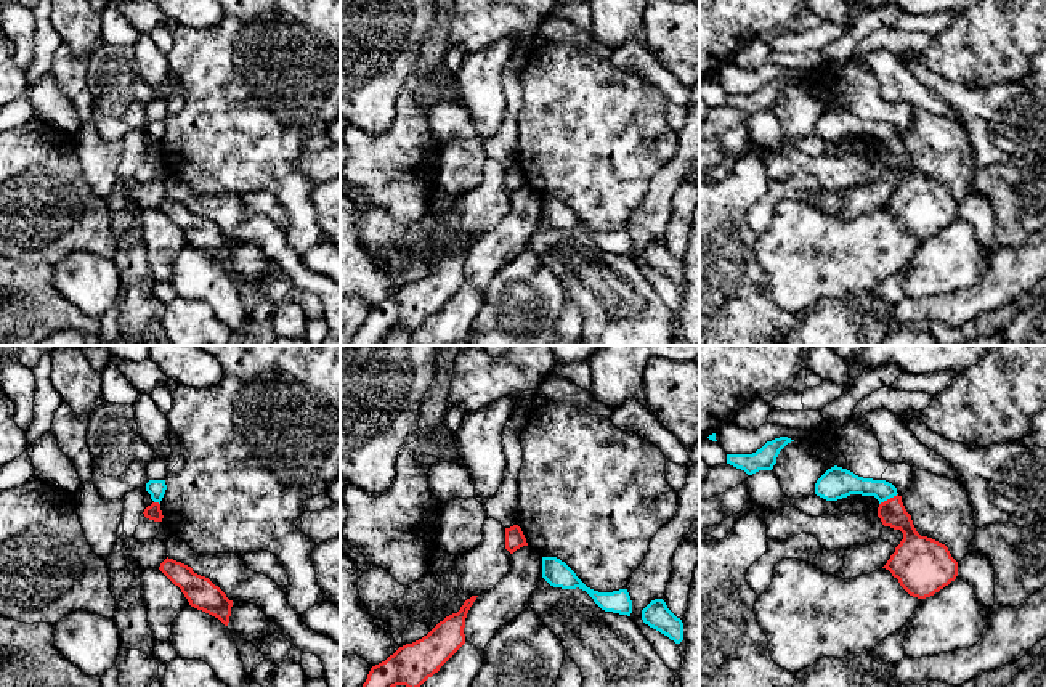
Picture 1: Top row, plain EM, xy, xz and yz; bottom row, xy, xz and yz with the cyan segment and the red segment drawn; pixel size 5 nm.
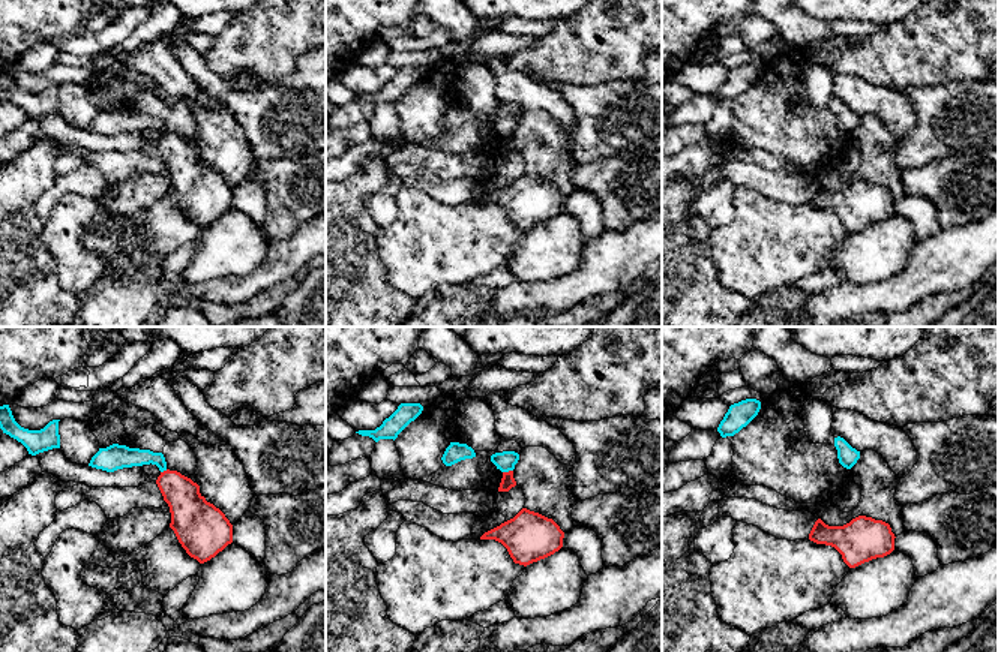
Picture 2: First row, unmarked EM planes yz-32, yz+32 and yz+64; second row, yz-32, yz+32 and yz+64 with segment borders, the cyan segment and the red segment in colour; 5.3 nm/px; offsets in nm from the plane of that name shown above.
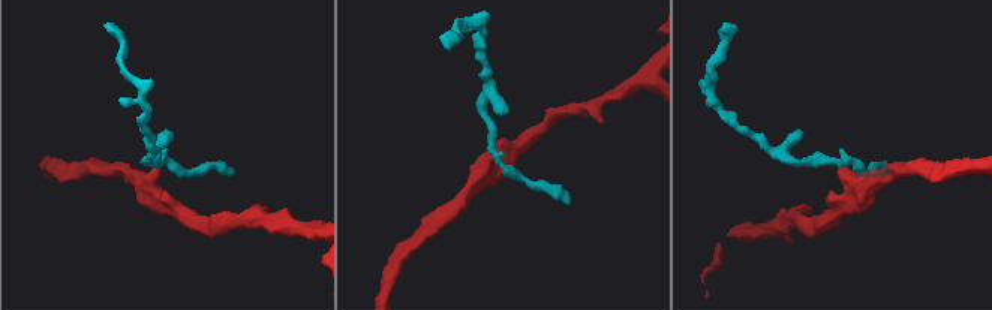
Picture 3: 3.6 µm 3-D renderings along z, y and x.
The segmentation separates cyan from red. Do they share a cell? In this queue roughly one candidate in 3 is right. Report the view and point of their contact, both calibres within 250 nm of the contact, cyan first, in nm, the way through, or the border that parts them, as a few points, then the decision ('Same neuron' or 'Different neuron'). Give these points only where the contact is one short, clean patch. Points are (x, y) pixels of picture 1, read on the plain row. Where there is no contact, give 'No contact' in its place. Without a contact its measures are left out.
Touches cyan at yz (887, 138). Thickness 140 nm (cyan) against 140 nm. Path across: yz (841, 122), (875, 127), (887, 138), (892, 153). Same neuron

